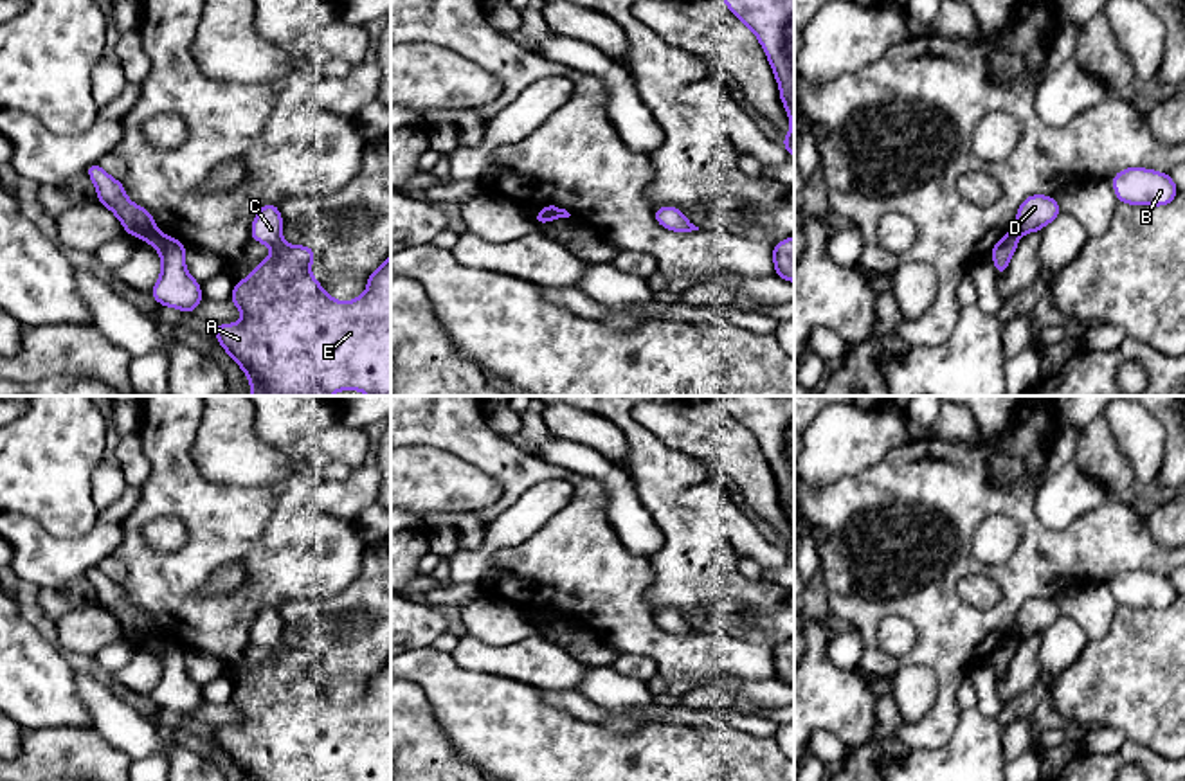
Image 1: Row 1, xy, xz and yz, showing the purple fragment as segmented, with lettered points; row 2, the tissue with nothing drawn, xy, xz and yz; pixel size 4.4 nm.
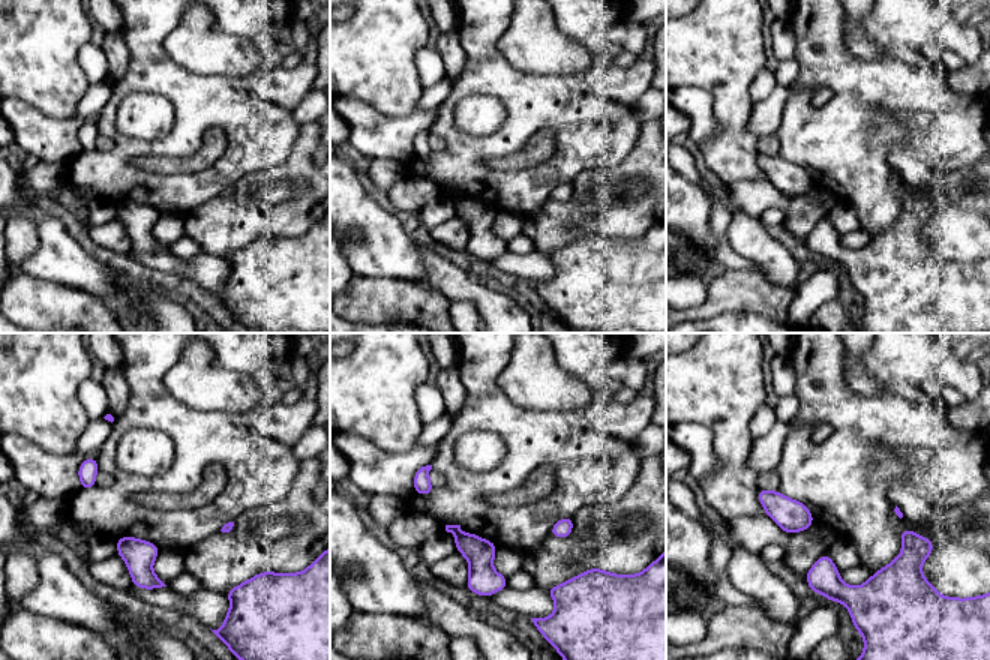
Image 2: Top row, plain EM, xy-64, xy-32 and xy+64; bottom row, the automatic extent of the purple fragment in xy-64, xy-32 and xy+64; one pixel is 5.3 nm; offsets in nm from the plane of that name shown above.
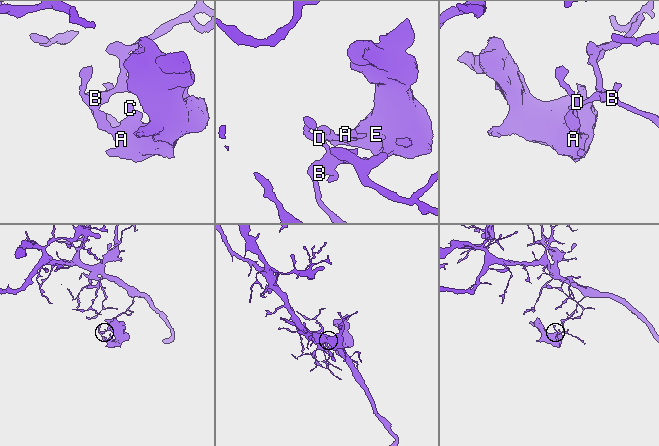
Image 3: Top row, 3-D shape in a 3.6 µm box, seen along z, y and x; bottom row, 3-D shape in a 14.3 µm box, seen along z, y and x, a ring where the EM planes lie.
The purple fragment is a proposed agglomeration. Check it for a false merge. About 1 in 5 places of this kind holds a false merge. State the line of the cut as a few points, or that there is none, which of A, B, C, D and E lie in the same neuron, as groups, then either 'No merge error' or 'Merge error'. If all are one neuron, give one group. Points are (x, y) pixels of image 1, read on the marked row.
Split along xy (157, 231), (139, 236). Groups: A C E / B D. Merge error

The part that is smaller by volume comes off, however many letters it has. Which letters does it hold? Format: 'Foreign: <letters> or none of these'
Foreign: A, C, E

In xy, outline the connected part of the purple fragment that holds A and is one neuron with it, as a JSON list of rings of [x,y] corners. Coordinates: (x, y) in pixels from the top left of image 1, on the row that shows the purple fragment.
[[[261,205],[250,236],[274,254],[247,279],[234,283],[229,301],[243,313],[243,320],[220,324],[213,335],[247,374],[252,396],[331,396],[339,390],[391,396],[391,254],[369,274],[367,290],[360,297],[340,302],[310,274],[315,250],[283,243],[277,205]]]

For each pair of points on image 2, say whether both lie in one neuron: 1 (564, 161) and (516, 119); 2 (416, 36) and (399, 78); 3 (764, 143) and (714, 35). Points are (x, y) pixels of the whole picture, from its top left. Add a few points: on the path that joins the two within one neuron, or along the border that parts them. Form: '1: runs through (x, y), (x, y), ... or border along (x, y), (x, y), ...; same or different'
1: runs through (564, 143), (564, 134), (549, 119), (534, 119); same
2: runs through (405, 47), (399, 53), (399, 68); same
3: border along (759, 137), (758, 152); different

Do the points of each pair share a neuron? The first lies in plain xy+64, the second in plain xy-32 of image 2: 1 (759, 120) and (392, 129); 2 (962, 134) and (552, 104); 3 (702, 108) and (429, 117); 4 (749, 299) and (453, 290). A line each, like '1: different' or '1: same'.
1: same
2: same
3: same
4: different

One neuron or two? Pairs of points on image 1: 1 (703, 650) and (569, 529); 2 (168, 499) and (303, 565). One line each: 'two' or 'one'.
1: one
2: one

